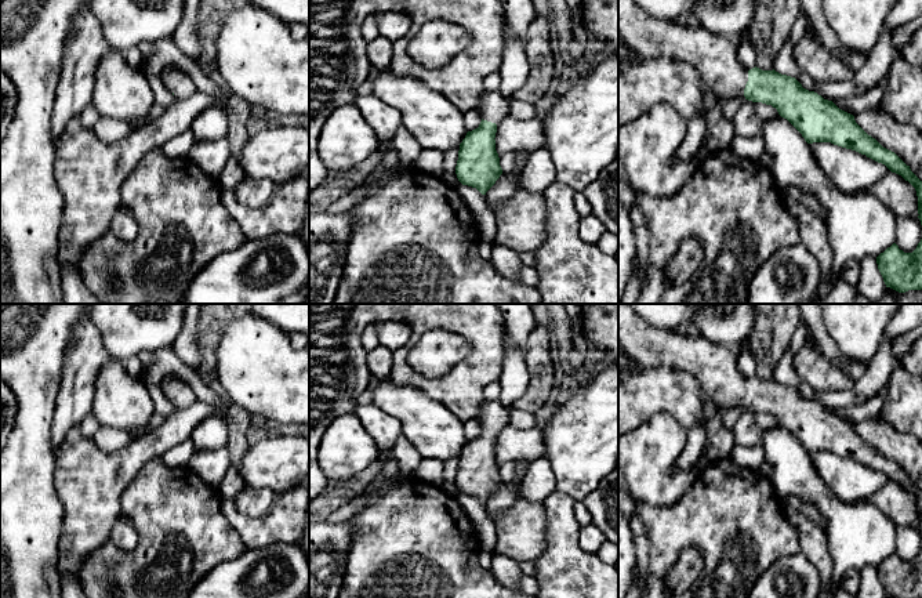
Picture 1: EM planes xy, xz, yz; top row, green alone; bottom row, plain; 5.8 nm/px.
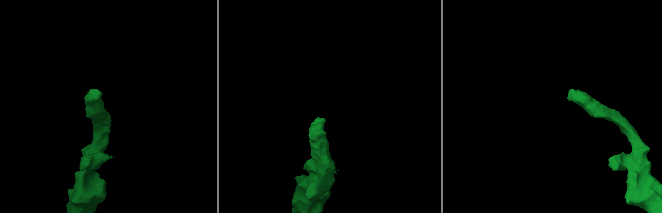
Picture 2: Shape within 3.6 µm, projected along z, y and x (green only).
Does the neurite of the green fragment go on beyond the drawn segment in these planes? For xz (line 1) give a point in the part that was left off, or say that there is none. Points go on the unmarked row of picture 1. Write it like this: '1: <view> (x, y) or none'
1: xz (493, 416)

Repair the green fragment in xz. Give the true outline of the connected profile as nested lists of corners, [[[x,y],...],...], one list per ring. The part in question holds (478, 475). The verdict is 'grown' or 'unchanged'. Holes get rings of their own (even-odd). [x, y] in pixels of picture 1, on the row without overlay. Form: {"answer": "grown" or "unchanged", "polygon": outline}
{"answer": "grown", "polygon": [[[498,399],[483,401],[478,420],[482,431],[478,438],[468,441],[460,453],[455,483],[462,494],[486,504],[502,483],[494,447],[497,434],[509,421],[509,412]]]}

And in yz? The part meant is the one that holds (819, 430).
{"answer": "grown", "polygon": [[[618,304],[618,344],[624,352],[645,367],[668,366],[694,376],[708,398],[723,410],[744,405],[748,410],[772,414],[802,443],[807,453],[831,452],[885,474],[915,497],[918,528],[922,534],[922,490],[911,481],[910,475],[868,445],[856,432],[853,424],[839,418],[832,410],[824,409],[817,402],[803,398],[795,387],[781,384],[774,378],[762,380],[756,376],[747,380],[737,369],[737,351],[714,344],[704,337],[687,337],[672,330],[658,329],[639,316],[629,304]]]}

